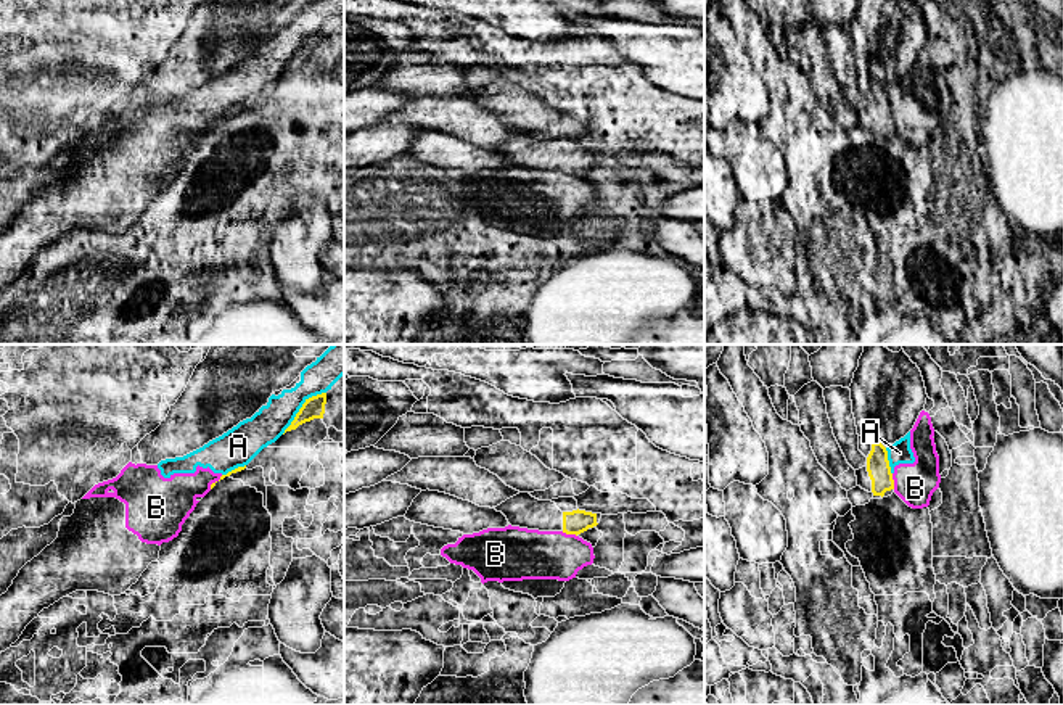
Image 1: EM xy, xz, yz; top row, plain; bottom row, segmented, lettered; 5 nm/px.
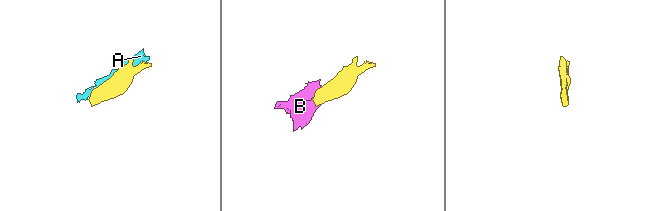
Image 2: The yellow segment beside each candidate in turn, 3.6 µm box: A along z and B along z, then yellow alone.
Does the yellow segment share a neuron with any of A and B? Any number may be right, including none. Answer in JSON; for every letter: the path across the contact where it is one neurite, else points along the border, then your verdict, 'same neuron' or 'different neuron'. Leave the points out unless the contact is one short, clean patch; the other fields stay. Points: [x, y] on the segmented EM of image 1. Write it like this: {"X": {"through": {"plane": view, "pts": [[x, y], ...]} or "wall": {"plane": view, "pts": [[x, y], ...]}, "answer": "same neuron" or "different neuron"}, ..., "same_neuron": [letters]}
{"A": {"answer": "different neuron"}, "B": {"wall": {"plane": "yz", "pts": [[891, 474], [894, 488]]}, "answer": "different neuron"}, "same_neuron": []}

